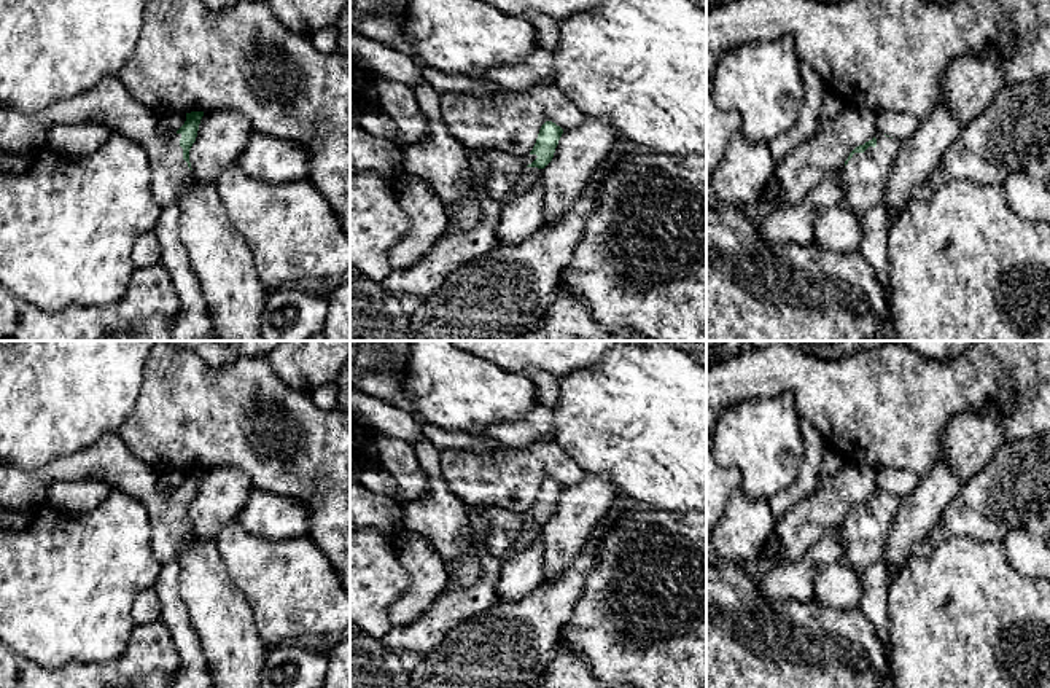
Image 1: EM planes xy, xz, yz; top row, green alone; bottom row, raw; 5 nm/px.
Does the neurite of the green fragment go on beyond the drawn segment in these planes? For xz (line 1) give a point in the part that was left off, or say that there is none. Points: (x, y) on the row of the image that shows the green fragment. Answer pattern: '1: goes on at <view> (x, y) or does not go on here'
1: goes on at xz (505, 169)

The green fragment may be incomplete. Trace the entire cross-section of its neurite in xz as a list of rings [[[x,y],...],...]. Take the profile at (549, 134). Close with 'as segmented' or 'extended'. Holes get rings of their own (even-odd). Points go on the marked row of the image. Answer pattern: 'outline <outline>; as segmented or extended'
outline [[[546,121],[538,134],[533,150],[525,156],[509,154],[498,148],[480,148],[480,159],[488,167],[485,178],[487,194],[503,201],[527,167],[544,169],[554,158],[563,129],[552,121]]]; extended

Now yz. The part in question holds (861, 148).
outline [[[877,134],[872,140],[856,147],[842,169],[846,183],[843,209],[856,213],[862,228],[859,252],[888,293],[891,293],[888,237],[902,210],[881,202],[899,150],[899,140]]]; extended

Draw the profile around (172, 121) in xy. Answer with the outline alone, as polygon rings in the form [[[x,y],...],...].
[[[170,111],[165,115],[161,115],[162,126],[170,132],[177,132],[186,121],[186,113],[183,111]]]

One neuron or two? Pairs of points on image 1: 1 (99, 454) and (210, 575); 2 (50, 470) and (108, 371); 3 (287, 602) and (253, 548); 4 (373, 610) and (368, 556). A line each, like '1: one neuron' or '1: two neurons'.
1: two neurons
2: two neurons
3: one neuron
4: one neuron

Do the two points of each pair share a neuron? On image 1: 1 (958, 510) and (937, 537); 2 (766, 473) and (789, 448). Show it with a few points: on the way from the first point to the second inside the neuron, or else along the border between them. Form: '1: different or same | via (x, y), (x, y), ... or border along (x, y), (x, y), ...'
1: same | via (958, 516), (944, 531)
2: same | via (770, 467), (783, 454)

